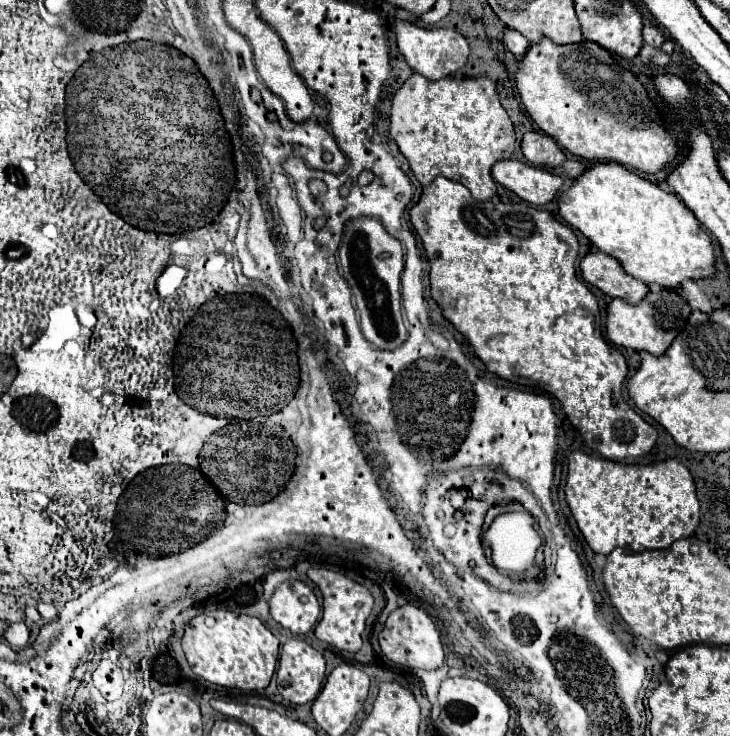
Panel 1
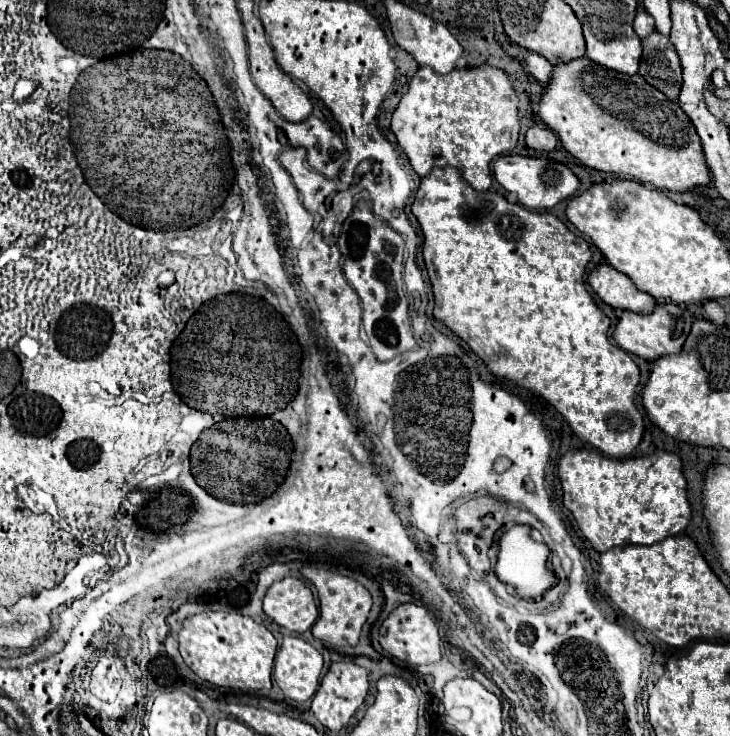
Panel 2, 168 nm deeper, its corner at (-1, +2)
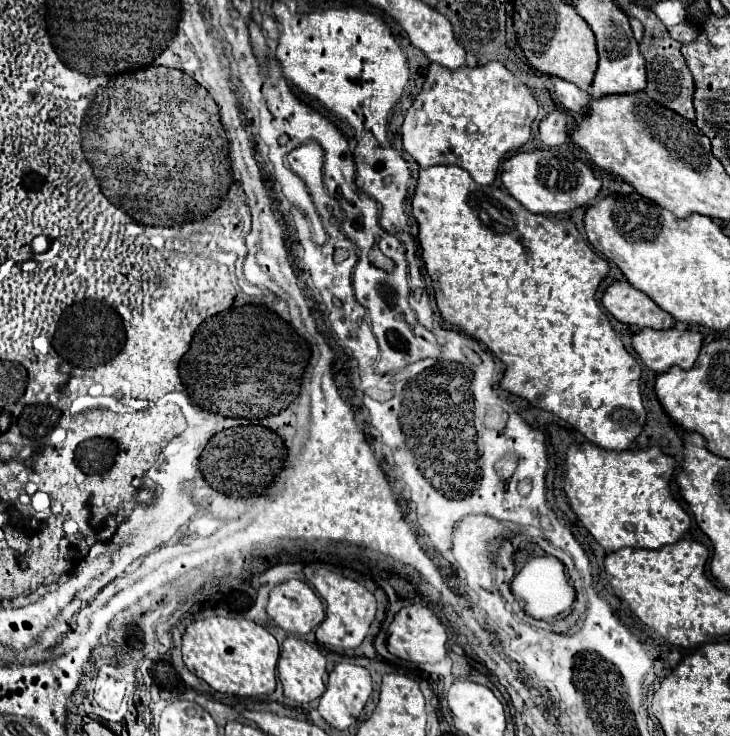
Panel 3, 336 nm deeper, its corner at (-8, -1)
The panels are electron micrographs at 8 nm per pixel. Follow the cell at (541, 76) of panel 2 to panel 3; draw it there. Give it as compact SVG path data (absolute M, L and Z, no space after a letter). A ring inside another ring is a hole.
M552 76L550 80L552 80L552 84L554 84L554 90L556 90L558 100L560 100L568 110L572 110L572 112L576 112L576 114L584 114L584 112L586 112L588 102L590 102L590 98L588 98L590 94L588 94L588 92L584 92L584 90L580 90L578 86L574 86L572 82L566 82L566 80L556 78L556 76Z

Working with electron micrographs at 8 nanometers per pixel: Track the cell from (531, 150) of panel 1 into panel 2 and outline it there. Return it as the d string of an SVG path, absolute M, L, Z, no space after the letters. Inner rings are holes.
M533 125L529 131L527 131L527 147L535 149L537 153L549 153L555 149L557 145L557 137L551 129L545 129L545 127L539 127L539 125Z

